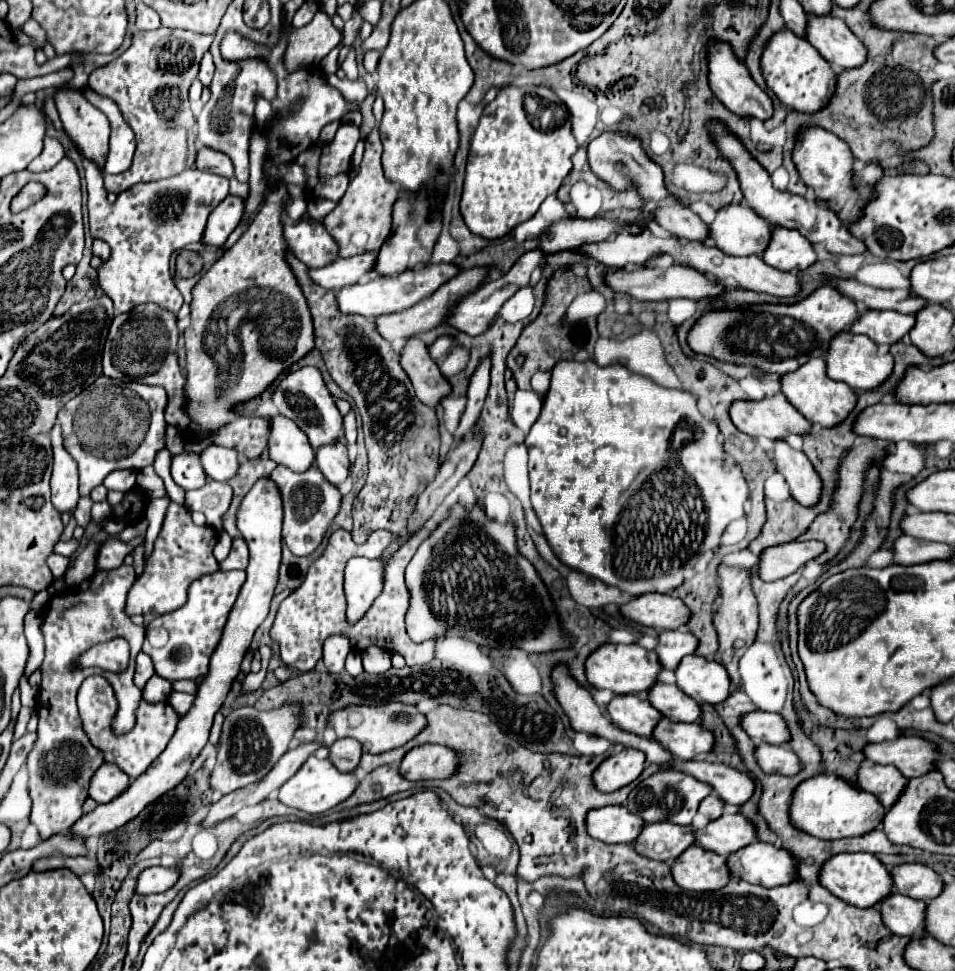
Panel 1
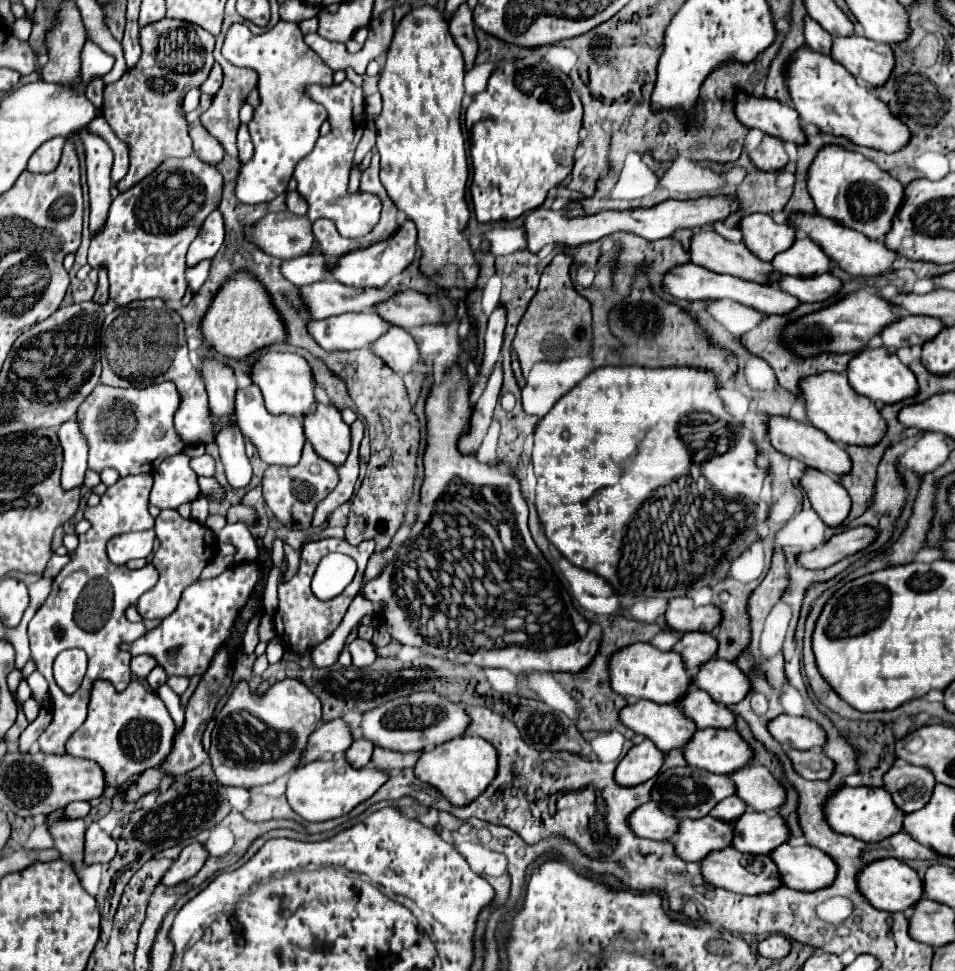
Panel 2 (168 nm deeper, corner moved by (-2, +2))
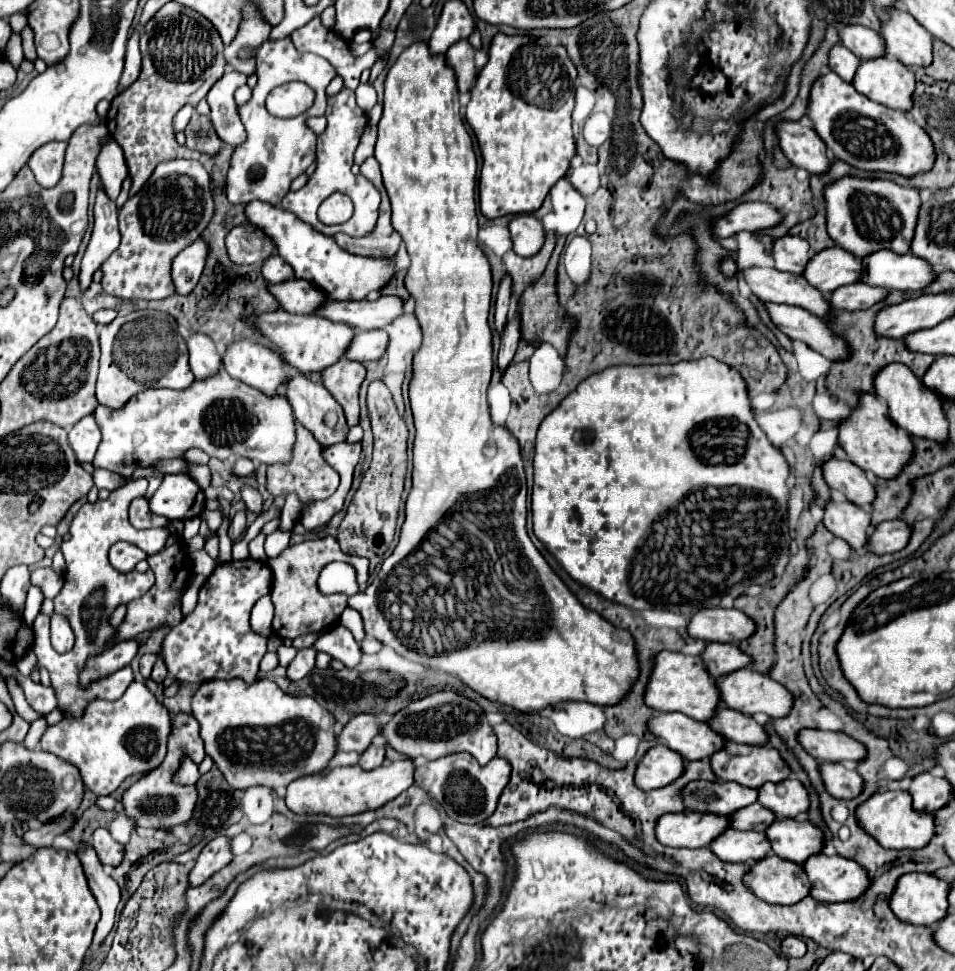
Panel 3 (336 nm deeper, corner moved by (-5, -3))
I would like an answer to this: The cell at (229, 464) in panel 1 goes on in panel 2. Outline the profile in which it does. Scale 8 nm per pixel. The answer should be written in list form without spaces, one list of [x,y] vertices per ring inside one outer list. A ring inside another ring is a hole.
[[[206,453],[202,457],[192,459],[190,465],[192,465],[192,471],[196,471],[196,475],[206,475],[206,477],[214,475],[214,459]]]

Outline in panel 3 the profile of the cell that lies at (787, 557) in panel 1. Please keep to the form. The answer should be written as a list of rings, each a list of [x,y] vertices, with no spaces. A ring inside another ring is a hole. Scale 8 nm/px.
[[[889,520],[881,522],[879,526],[873,528],[867,538],[867,552],[871,554],[887,554],[887,552],[897,552],[907,546],[911,530],[903,520]]]

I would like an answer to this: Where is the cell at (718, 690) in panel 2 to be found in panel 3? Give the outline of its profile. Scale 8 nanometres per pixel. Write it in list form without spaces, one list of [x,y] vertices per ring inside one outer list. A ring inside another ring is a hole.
[[[741,668],[741,670],[735,670],[727,676],[723,676],[721,680],[717,680],[717,690],[719,690],[719,698],[721,702],[727,706],[727,708],[733,708],[733,710],[739,710],[743,714],[767,714],[767,716],[785,716],[789,714],[791,706],[793,706],[793,696],[787,692],[785,686],[781,686],[779,682],[771,680],[769,676],[765,674],[759,674],[759,672],[753,672],[749,668]]]

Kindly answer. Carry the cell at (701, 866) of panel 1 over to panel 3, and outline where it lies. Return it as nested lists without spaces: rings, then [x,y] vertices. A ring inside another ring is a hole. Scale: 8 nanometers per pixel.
[[[775,854],[757,860],[743,876],[743,884],[763,902],[769,904],[795,904],[809,894],[809,886],[803,882],[803,868],[795,862],[787,862]]]

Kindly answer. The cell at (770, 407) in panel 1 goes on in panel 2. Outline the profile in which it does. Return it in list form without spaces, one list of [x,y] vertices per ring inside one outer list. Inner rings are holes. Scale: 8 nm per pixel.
[[[772,417],[768,437],[770,437],[770,443],[780,453],[798,459],[812,469],[818,469],[818,471],[824,471],[824,473],[830,473],[836,477],[844,477],[844,473],[848,473],[848,469],[852,469],[852,461],[850,461],[846,449],[842,445],[830,441],[824,431],[814,429],[812,425],[802,425],[790,417]]]

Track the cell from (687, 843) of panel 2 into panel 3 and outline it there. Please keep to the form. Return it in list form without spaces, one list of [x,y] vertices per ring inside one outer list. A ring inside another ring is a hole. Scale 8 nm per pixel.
[[[729,828],[709,844],[709,850],[723,862],[749,862],[751,864],[759,858],[765,858],[771,846],[767,844],[765,834],[739,832],[739,830]]]

